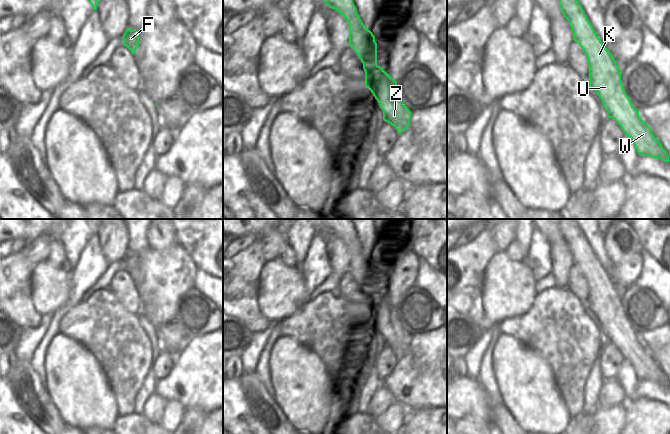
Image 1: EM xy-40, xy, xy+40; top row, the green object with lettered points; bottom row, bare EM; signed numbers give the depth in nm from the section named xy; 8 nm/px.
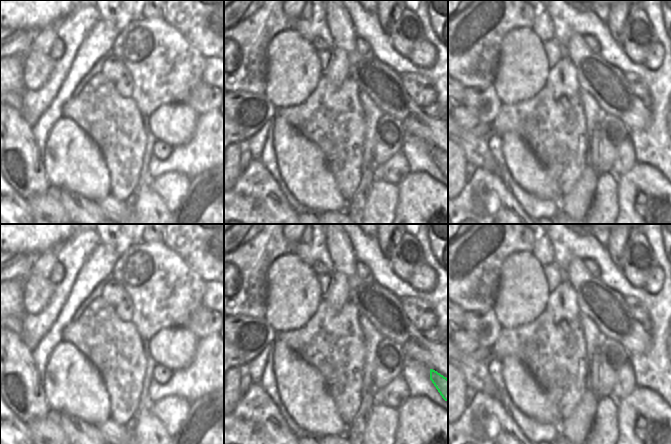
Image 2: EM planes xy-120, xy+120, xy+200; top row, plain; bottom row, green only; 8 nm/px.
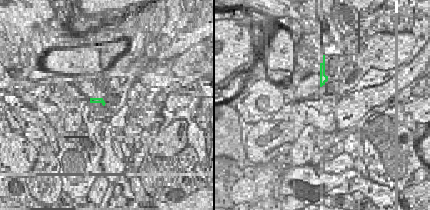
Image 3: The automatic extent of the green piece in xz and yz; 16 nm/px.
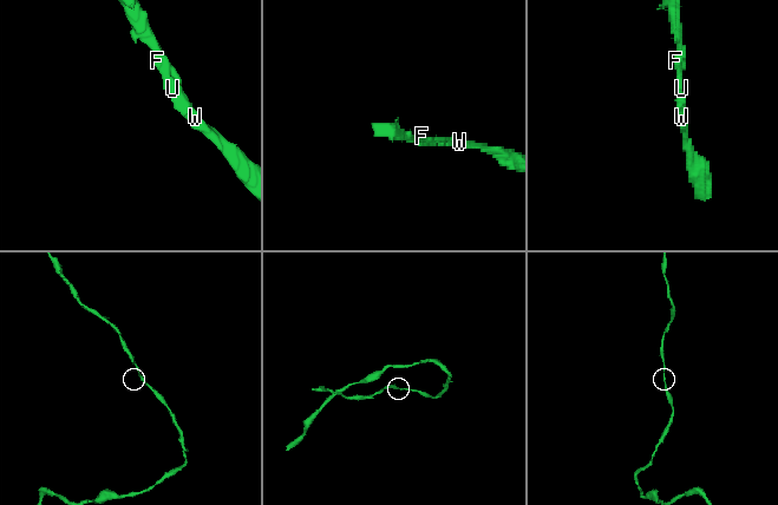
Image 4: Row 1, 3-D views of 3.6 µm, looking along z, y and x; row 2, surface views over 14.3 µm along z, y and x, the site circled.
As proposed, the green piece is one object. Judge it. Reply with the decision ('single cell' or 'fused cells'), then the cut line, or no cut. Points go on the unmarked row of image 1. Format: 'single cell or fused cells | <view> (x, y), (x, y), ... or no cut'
single cell | no cut

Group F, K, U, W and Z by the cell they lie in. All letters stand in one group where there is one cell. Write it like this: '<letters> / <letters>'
F K U W Z

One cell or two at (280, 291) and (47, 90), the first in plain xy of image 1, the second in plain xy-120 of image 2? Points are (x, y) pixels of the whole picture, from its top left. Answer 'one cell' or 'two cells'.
two cells

